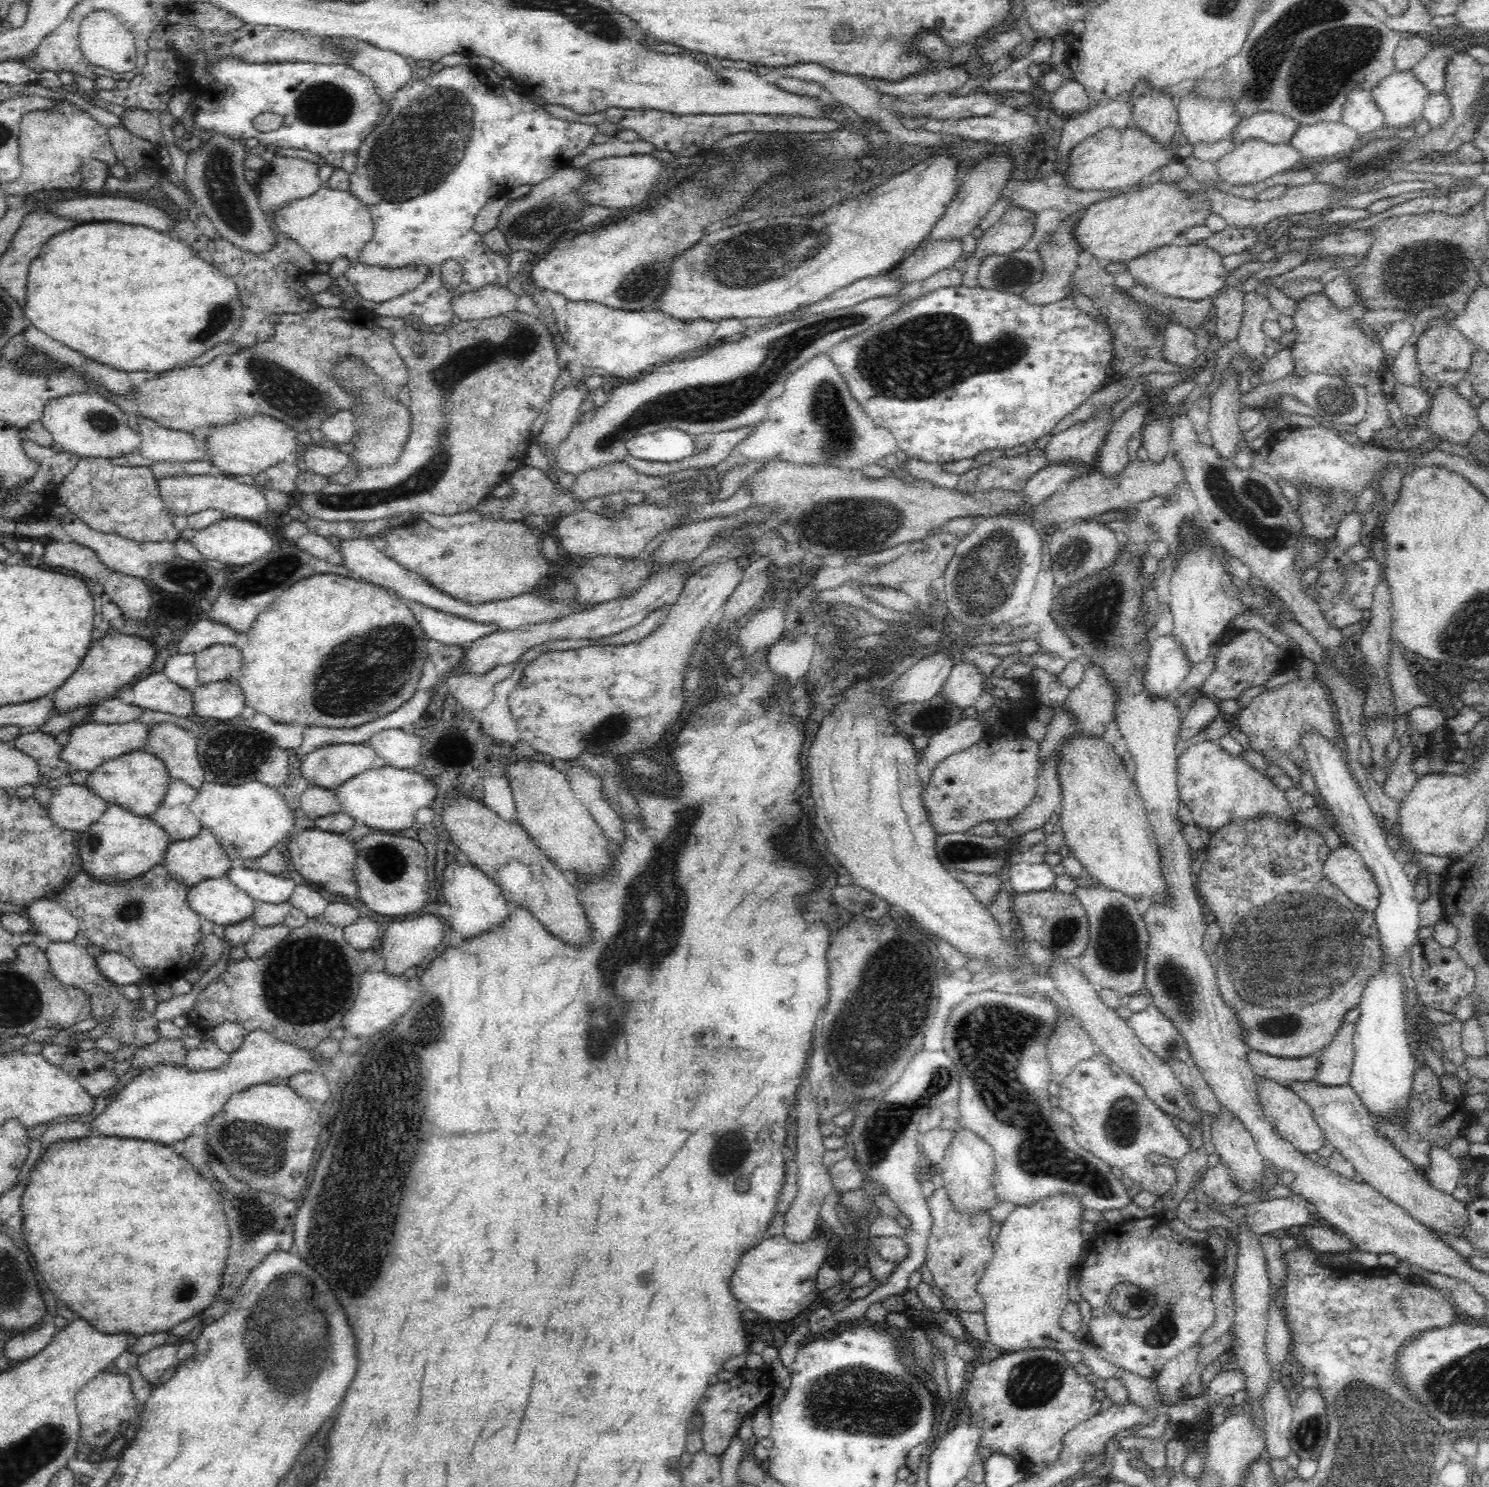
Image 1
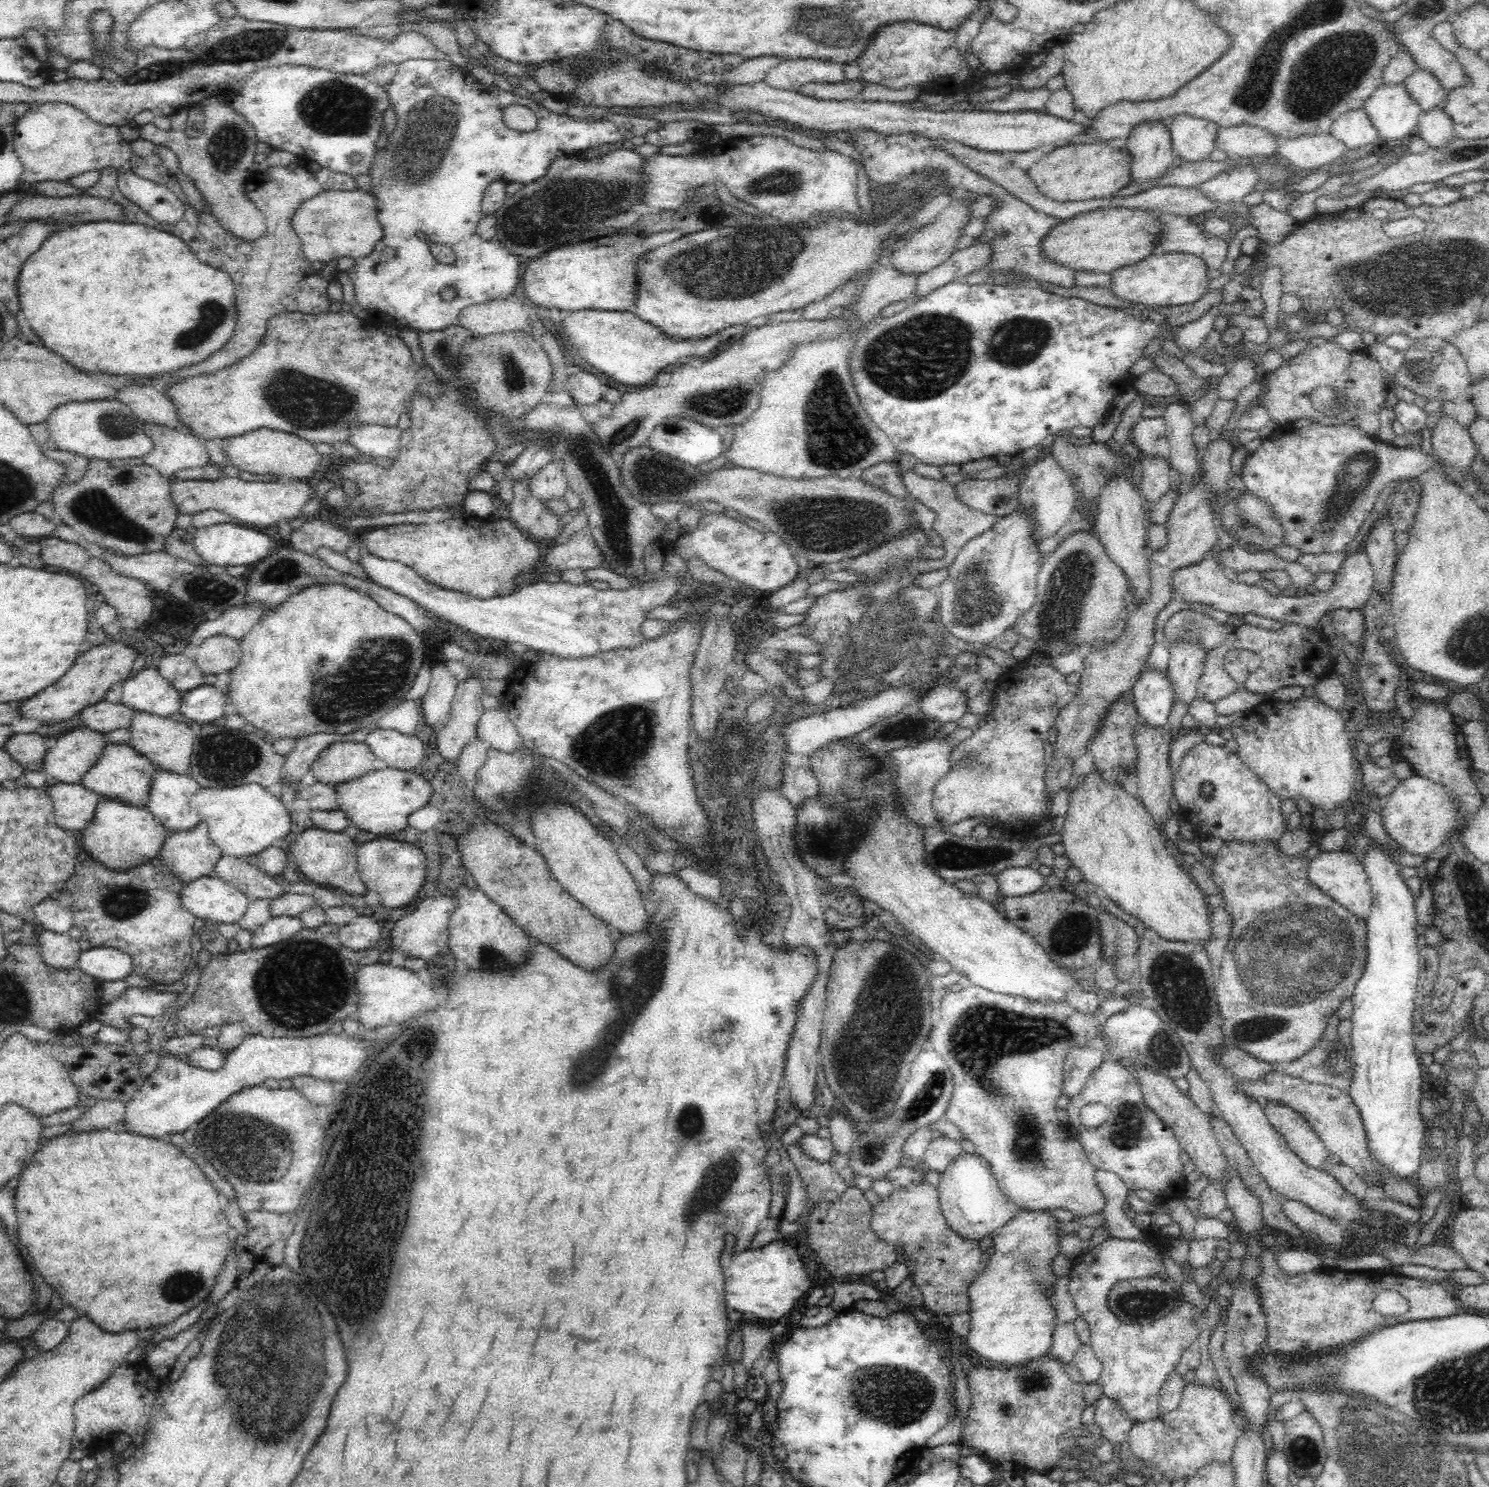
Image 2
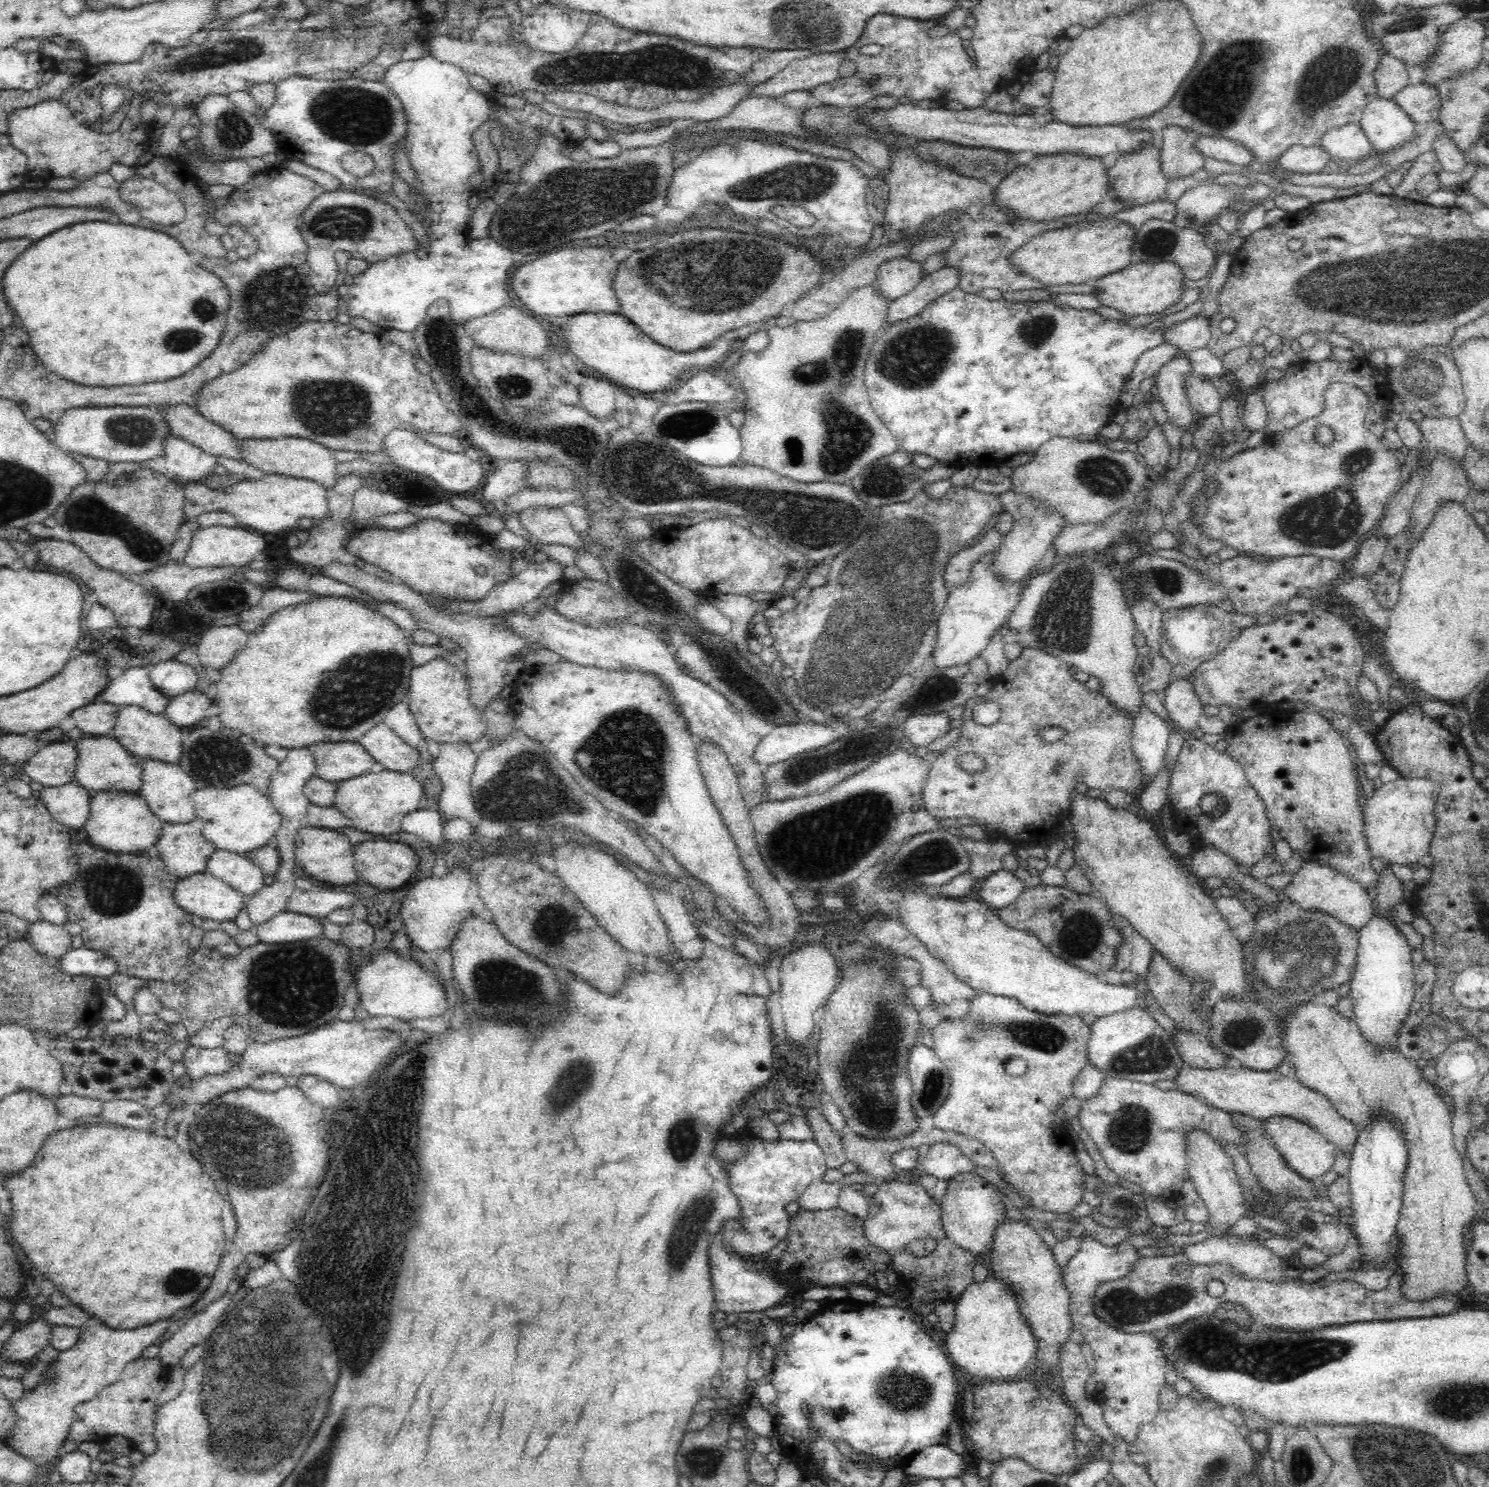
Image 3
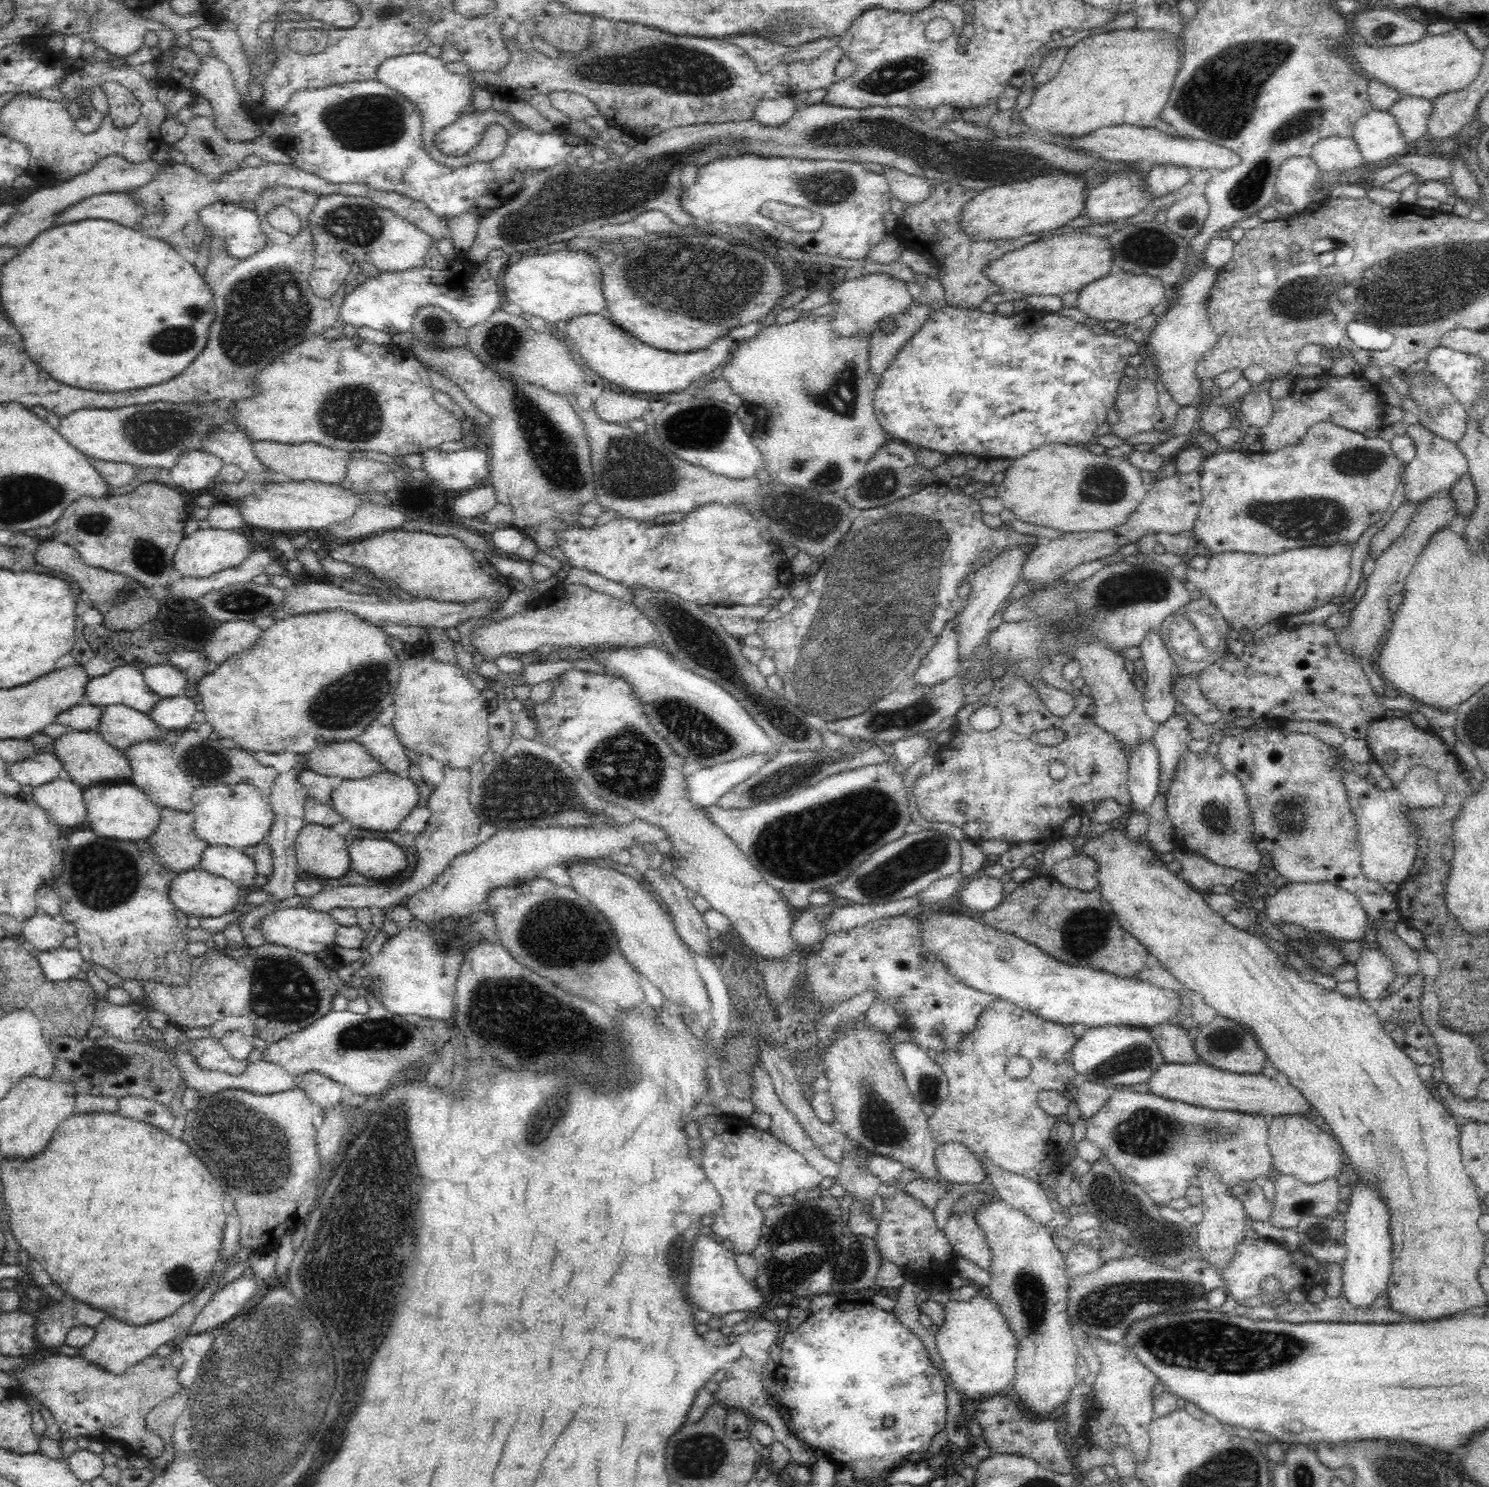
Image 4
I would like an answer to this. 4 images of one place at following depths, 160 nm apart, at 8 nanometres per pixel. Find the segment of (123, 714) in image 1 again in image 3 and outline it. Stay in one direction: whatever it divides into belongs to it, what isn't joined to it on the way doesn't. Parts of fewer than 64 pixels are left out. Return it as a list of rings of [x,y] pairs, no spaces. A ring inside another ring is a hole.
[[[93,702],[75,709],[69,717],[86,735],[106,735],[113,728],[121,707],[108,702]]]

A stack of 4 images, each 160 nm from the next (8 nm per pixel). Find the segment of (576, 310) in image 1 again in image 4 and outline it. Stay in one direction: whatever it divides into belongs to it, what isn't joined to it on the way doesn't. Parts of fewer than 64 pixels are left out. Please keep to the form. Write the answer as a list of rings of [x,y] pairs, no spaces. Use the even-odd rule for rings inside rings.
[[[606,313],[583,314],[570,318],[558,328],[558,332],[569,345],[570,351],[578,352],[580,360],[588,368],[598,372],[608,382],[634,392],[680,392],[690,384],[696,385],[702,376],[723,365],[728,360],[728,354],[731,354],[724,337],[719,337],[710,346],[694,352],[672,354],[666,350],[656,350],[638,342],[638,338],[606,318]]]

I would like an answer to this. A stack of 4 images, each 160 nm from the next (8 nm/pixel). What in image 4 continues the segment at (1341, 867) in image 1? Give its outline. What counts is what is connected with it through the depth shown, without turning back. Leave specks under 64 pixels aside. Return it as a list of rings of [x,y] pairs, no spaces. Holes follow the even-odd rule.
[[[1288,883],[1270,895],[1264,908],[1272,926],[1281,928],[1287,924],[1300,926],[1305,931],[1320,933],[1338,941],[1358,941],[1364,936],[1369,920],[1360,901],[1348,891],[1330,883]]]

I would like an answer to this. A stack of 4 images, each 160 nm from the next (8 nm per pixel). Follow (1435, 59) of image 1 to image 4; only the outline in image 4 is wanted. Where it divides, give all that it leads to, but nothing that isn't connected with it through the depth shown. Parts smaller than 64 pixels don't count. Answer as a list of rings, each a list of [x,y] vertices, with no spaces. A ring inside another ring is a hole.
[[[1405,96],[1398,100],[1389,112],[1400,127],[1400,135],[1406,145],[1416,142],[1427,131],[1433,112],[1433,102],[1424,98]]]

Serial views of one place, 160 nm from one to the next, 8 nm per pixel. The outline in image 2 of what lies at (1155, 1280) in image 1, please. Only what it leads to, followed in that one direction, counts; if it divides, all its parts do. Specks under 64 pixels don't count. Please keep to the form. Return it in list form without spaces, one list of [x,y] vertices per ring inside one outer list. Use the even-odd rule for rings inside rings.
[[[1152,1233],[1144,1235],[1143,1239],[1121,1239],[1110,1237],[1100,1244],[1097,1244],[1090,1250],[1083,1251],[1071,1265],[1069,1272],[1068,1292],[1075,1303],[1076,1312],[1080,1319],[1083,1319],[1088,1324],[1090,1331],[1089,1346],[1094,1351],[1098,1361],[1102,1363],[1102,1372],[1096,1381],[1102,1390],[1102,1395],[1110,1397],[1114,1405],[1120,1407],[1122,1415],[1128,1417],[1132,1424],[1141,1423],[1147,1420],[1152,1420],[1160,1414],[1159,1412],[1159,1392],[1164,1384],[1164,1381],[1169,1377],[1169,1374],[1174,1371],[1174,1366],[1182,1360],[1182,1350],[1188,1348],[1200,1334],[1200,1330],[1196,1327],[1198,1320],[1195,1316],[1199,1316],[1194,1306],[1185,1299],[1164,1318],[1149,1322],[1144,1326],[1128,1326],[1120,1322],[1117,1317],[1110,1311],[1106,1302],[1110,1288],[1118,1281],[1124,1281],[1131,1278],[1140,1278],[1142,1276],[1150,1276],[1157,1274],[1160,1278],[1169,1278],[1166,1274],[1166,1269],[1162,1265],[1156,1252],[1161,1250],[1159,1244],[1161,1239],[1158,1235]]]

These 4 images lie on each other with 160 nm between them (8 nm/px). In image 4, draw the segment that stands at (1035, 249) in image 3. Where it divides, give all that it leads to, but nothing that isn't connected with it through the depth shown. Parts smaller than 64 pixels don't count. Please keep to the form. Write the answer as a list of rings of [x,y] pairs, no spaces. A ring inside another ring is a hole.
[[[1064,234],[1064,236],[1037,239],[1022,248],[1007,252],[990,261],[982,273],[1001,292],[1021,292],[1025,296],[1058,296],[1079,291],[1083,286],[1104,278],[1112,268],[1112,251],[1106,237],[1090,234]]]

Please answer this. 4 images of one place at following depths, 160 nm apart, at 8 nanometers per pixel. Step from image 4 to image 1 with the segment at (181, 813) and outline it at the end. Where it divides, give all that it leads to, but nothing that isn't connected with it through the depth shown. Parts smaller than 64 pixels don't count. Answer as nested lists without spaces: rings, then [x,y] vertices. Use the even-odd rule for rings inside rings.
[[[201,826],[198,836],[186,840],[170,839],[166,848],[163,865],[169,870],[170,876],[189,887],[196,886],[204,879],[224,877],[226,870],[235,864],[225,853],[210,828]]]

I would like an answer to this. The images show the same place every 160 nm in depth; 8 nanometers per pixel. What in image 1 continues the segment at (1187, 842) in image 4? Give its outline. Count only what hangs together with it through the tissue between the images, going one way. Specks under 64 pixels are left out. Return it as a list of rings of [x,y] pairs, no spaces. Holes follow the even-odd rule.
[[[1212,741],[1191,744],[1187,750],[1178,756],[1177,787],[1180,801],[1184,802],[1192,812],[1193,822],[1210,834],[1232,821],[1255,821],[1264,817],[1276,817],[1278,821],[1296,823],[1295,812],[1288,805],[1285,793],[1280,791],[1272,780],[1246,763],[1240,755],[1228,753]]]

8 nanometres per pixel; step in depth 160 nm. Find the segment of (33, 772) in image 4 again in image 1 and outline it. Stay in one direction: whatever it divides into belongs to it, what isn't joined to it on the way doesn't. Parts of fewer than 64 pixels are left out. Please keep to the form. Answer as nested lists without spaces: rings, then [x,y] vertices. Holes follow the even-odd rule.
[[[132,721],[124,724],[98,724],[96,722],[84,722],[74,728],[69,729],[70,738],[65,745],[62,745],[62,750],[58,754],[58,759],[70,765],[70,770],[73,772],[85,770],[90,772],[98,768],[103,762],[109,761],[112,758],[132,752],[132,750],[142,751],[143,742],[146,741],[146,725]]]

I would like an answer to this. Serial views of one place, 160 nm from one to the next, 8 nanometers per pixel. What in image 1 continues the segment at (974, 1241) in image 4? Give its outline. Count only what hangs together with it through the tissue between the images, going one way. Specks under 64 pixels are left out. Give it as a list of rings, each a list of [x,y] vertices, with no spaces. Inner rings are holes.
[[[964,1129],[954,1132],[953,1141],[946,1149],[939,1171],[943,1181],[943,1188],[954,1205],[954,1211],[962,1214],[990,1213],[994,1206],[1002,1201],[993,1186],[994,1149],[982,1141],[974,1131]]]

